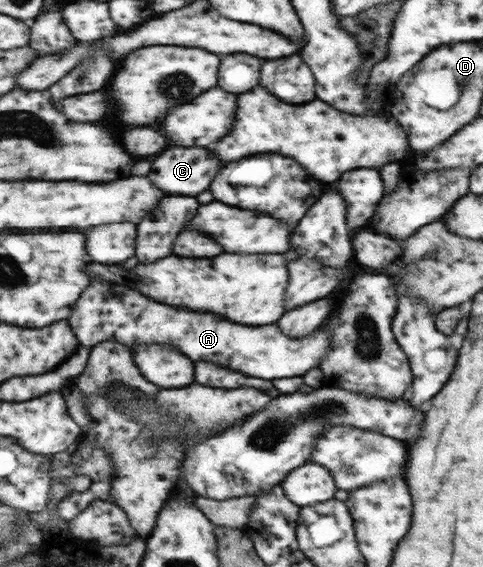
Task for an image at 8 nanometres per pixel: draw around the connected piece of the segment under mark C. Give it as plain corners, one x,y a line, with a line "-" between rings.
173,147
153,163
149,179
167,193
197,197
211,187
219,169
213,155
199,147

